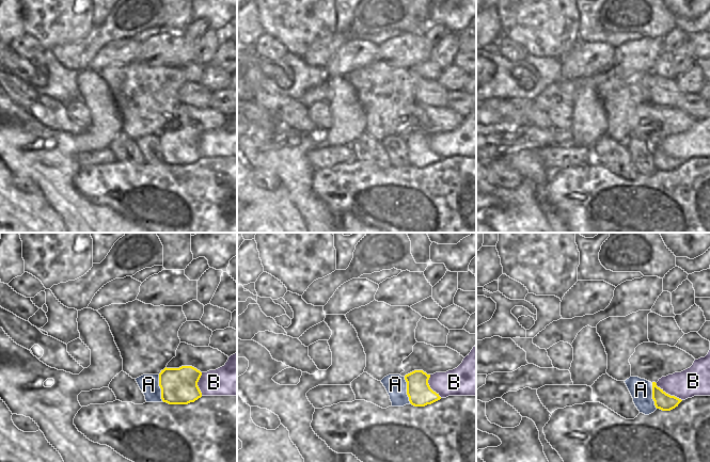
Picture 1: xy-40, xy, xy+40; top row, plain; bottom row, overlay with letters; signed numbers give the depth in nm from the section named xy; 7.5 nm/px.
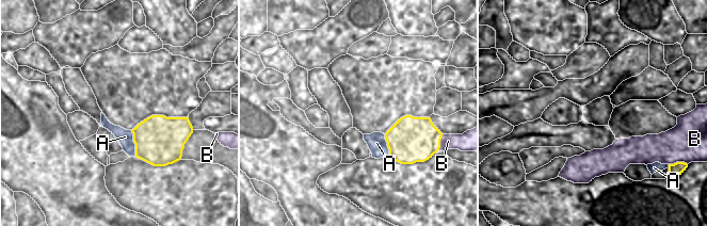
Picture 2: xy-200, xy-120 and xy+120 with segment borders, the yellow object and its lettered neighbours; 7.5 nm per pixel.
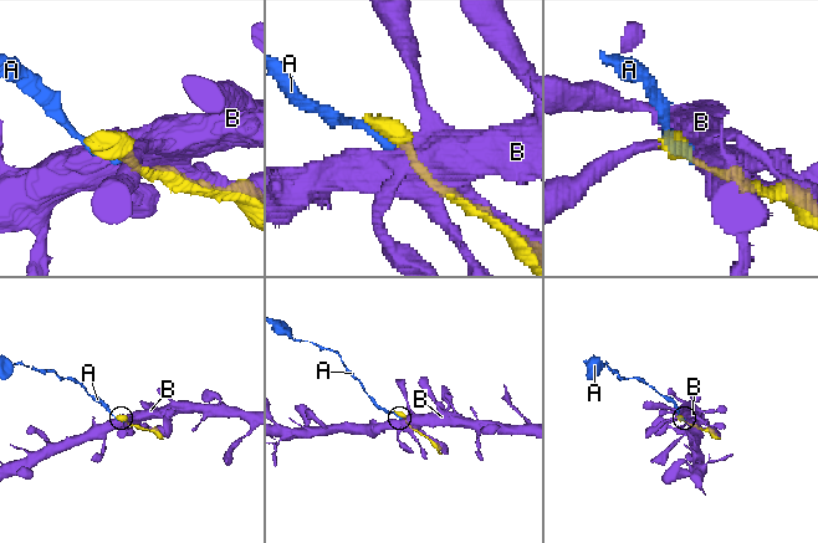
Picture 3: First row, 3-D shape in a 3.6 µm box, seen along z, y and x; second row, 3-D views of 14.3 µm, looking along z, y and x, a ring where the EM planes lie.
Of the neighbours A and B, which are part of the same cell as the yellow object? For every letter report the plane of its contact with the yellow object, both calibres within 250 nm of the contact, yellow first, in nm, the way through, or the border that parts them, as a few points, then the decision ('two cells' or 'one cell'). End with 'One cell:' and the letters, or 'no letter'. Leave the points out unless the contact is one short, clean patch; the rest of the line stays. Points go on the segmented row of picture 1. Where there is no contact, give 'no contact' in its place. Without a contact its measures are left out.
A: xy-40 | 280/150 nm | one cell
B: xy+40 | 130/220 nm | two cells
One cell: A

